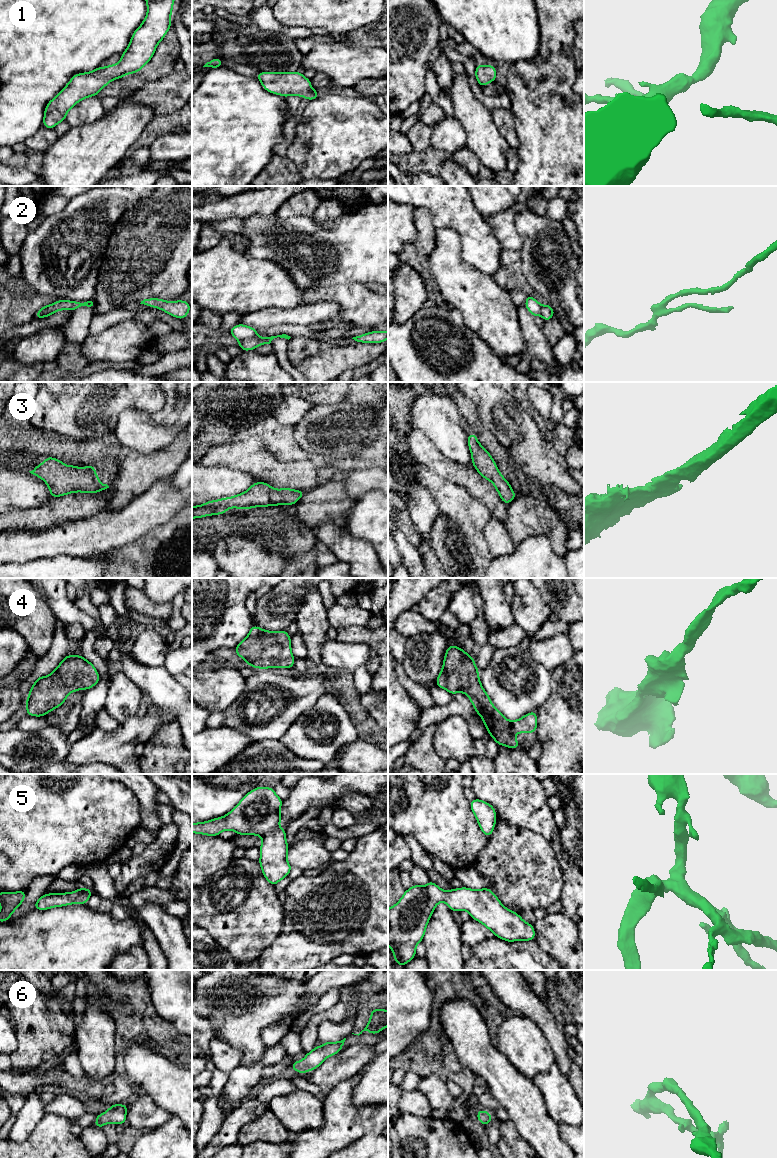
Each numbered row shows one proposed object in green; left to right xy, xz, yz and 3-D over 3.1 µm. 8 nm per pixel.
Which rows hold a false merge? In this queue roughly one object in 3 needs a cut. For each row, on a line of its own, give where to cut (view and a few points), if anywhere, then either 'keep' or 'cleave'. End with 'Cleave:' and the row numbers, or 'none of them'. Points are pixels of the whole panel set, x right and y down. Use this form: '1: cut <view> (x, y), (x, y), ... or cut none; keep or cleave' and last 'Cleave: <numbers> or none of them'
1: cut none; keep
2: cut xz (255, 336), (240, 341); cleave
3: cut none; keep
4: cut none; keep
5: cut none; keep
6: cut none; keep
Cleave: 2

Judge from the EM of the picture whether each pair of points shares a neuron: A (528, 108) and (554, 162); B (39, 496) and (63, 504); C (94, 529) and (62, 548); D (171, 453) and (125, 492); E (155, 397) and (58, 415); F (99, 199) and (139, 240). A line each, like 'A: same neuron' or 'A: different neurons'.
A: same neuron
B: different neurons
C: same neuron
D: same neuron
E: same neuron
F: different neurons

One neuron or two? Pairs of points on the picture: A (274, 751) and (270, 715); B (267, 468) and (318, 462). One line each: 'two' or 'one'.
A: two
B: two

